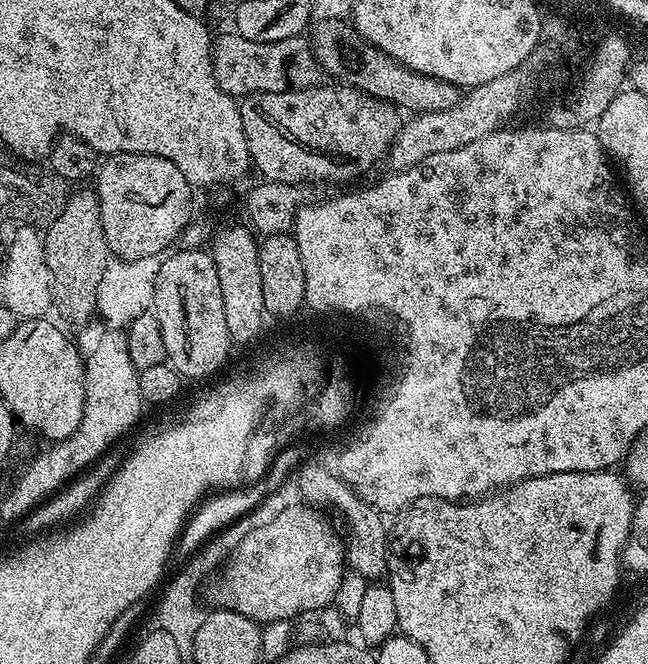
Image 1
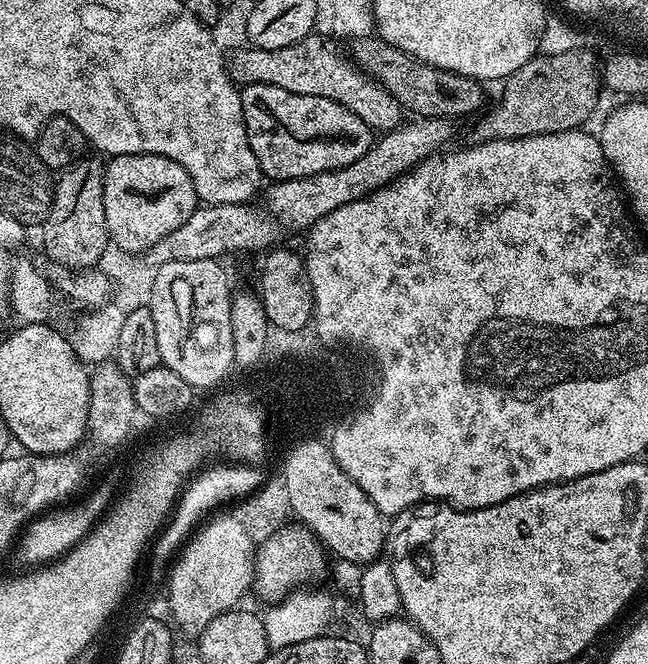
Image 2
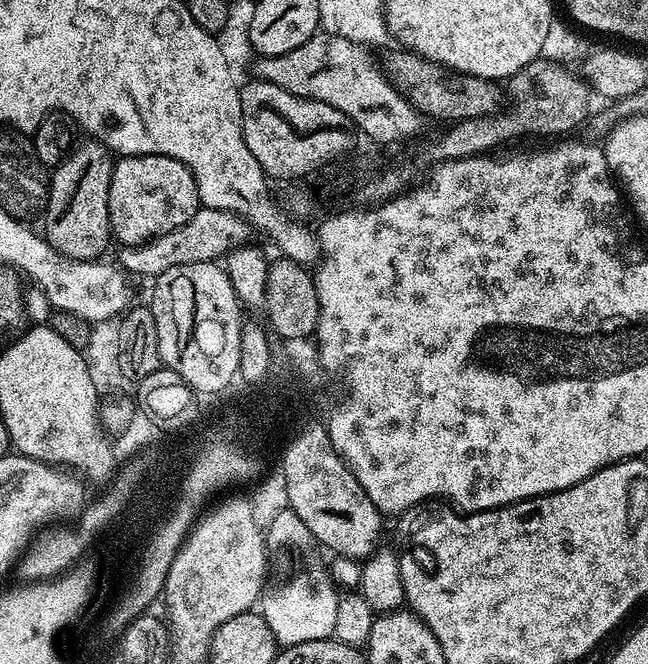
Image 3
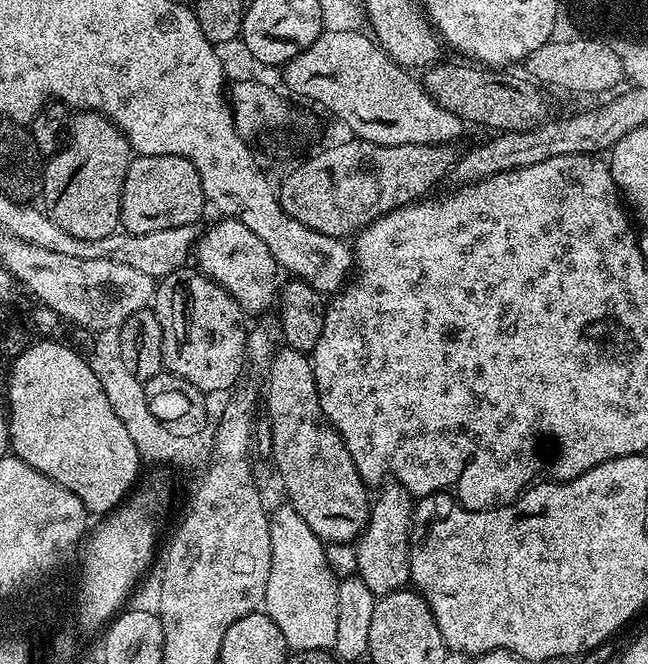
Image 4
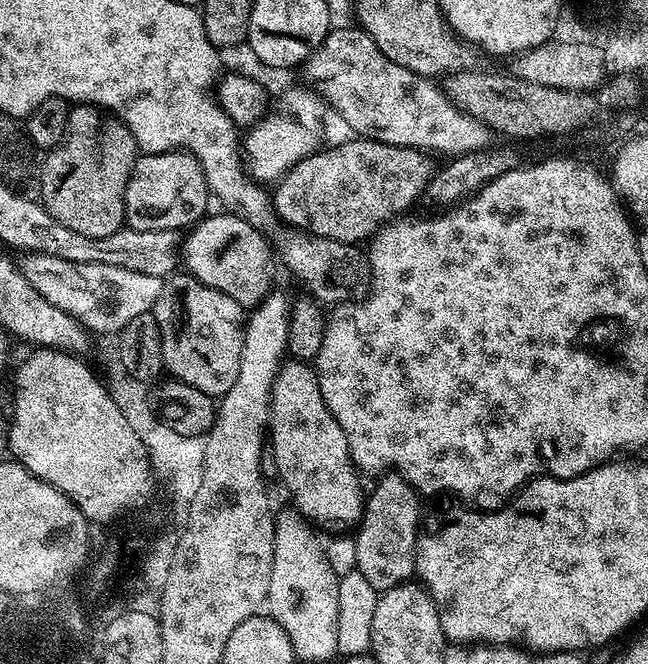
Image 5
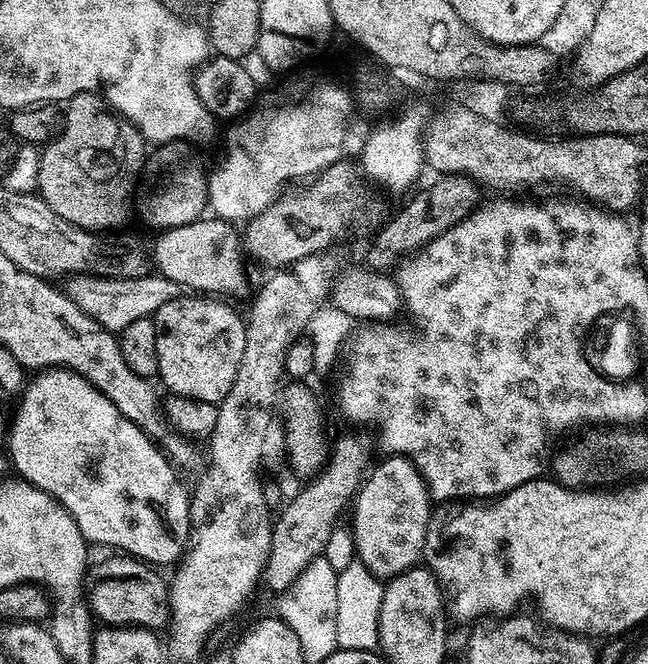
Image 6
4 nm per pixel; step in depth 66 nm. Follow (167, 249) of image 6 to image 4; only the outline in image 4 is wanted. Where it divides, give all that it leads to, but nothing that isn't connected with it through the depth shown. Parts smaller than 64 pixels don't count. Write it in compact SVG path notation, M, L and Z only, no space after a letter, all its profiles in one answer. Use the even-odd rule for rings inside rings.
M220 218L217 221L194 245L194 260L200 263L197 264L199 271L229 292L241 313L266 311L278 296L278 265L274 254L270 254L270 246L266 246L266 242L240 220Z

